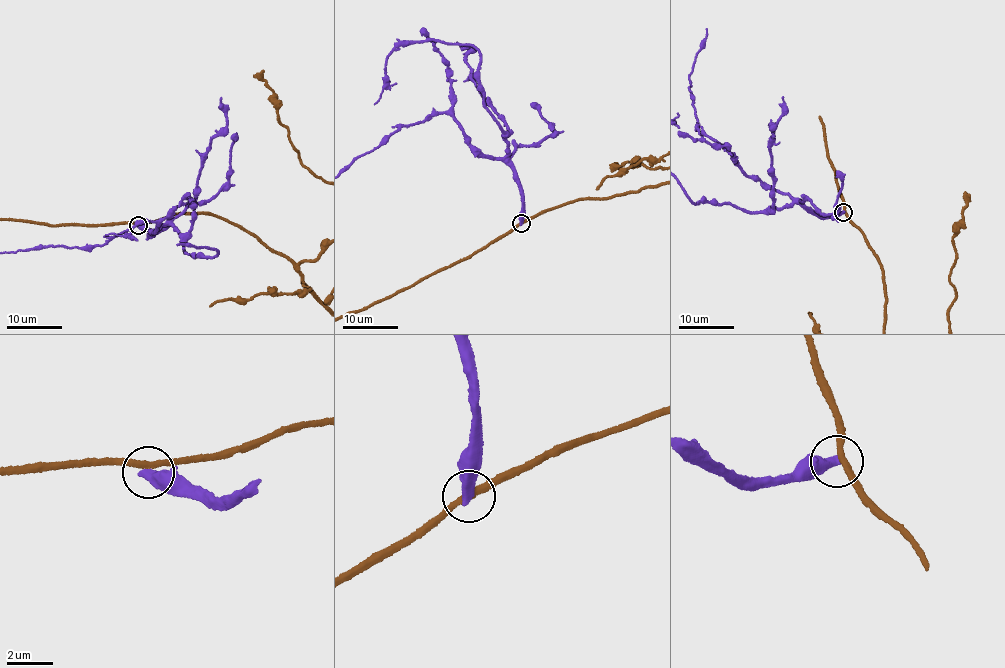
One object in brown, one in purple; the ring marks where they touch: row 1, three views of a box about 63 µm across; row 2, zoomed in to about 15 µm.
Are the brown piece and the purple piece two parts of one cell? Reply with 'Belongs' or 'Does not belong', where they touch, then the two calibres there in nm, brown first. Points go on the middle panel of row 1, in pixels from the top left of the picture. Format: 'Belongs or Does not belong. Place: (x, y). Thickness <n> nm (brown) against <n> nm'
Does not belong. Place: (521, 223). Thickness 280 nm (brown) against 460 nm

